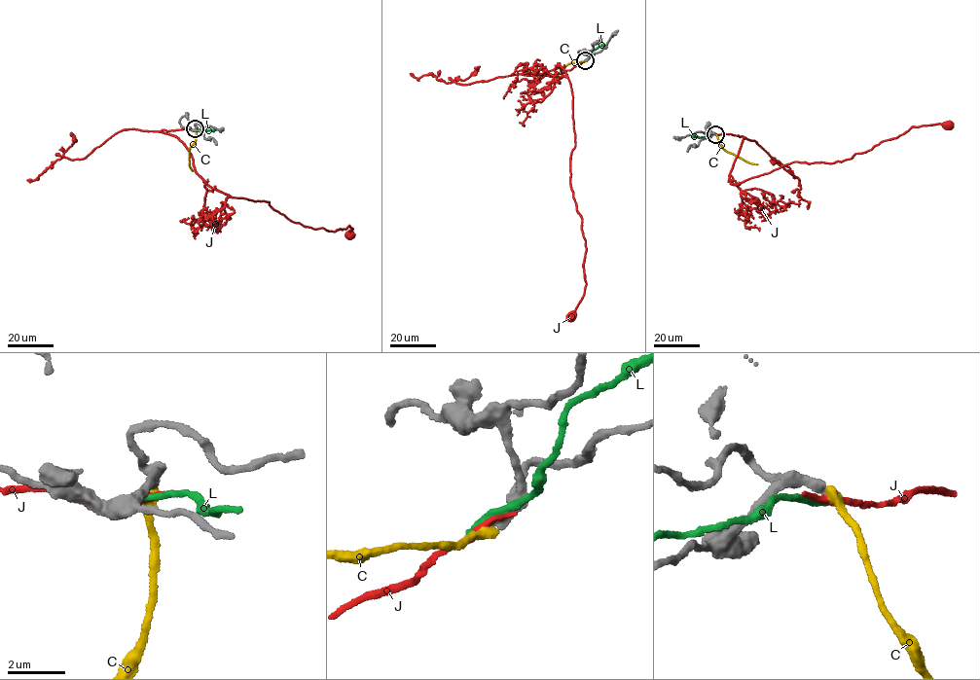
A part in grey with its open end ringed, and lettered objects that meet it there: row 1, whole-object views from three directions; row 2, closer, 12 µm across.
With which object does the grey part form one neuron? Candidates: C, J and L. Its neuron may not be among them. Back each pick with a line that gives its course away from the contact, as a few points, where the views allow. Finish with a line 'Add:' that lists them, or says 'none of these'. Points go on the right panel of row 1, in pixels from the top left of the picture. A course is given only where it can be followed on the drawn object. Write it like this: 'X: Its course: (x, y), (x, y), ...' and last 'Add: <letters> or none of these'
Add: none of these

